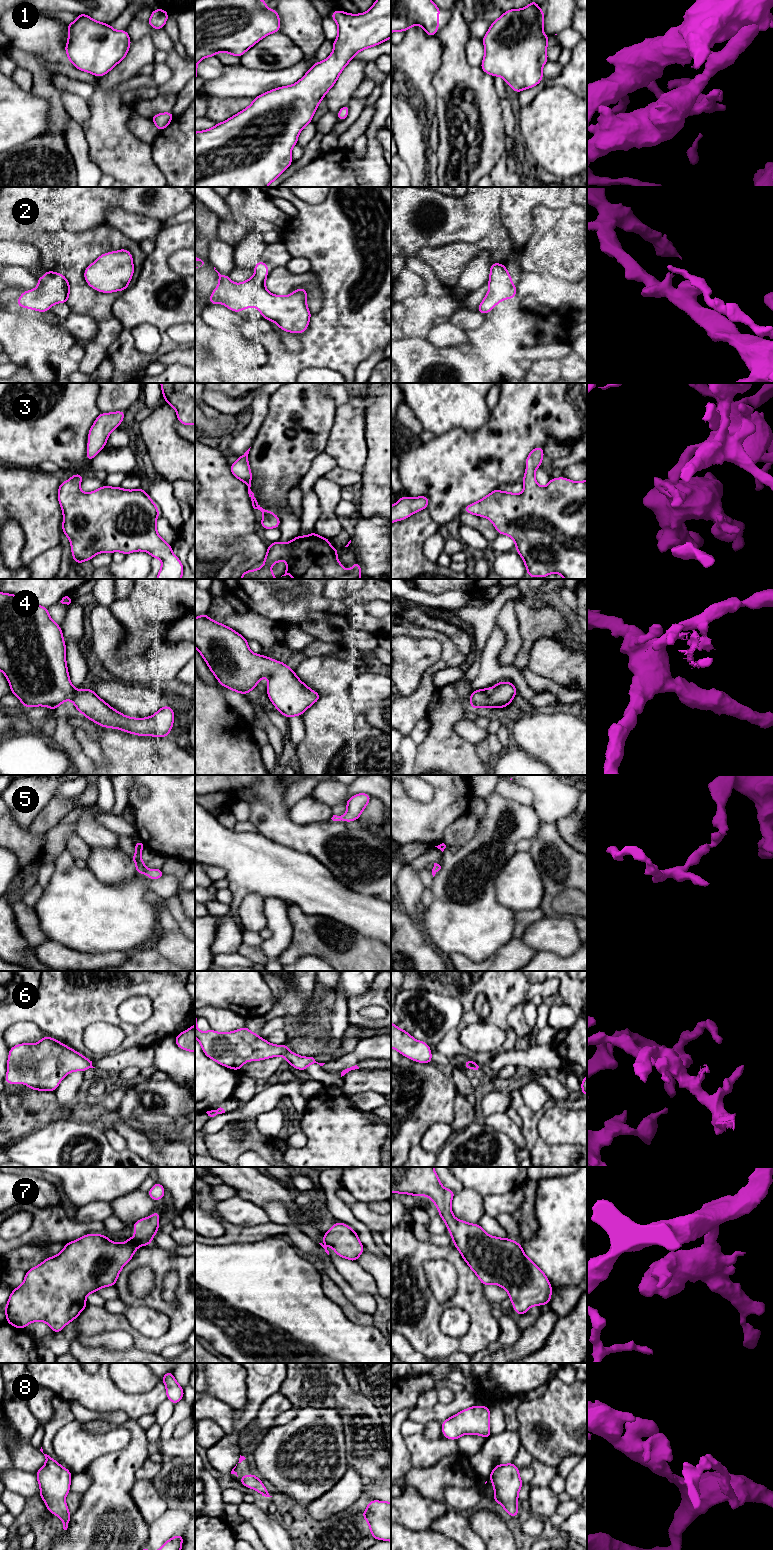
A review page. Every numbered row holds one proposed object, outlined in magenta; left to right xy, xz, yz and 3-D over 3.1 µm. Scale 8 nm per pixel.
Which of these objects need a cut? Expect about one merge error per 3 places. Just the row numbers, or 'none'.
6

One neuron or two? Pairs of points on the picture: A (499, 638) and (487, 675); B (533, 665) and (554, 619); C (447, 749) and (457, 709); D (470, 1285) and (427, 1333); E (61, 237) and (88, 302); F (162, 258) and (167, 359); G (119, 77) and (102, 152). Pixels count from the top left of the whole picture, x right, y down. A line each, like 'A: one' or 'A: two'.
A: one
B: two
C: one
D: one
E: one
F: two
G: one

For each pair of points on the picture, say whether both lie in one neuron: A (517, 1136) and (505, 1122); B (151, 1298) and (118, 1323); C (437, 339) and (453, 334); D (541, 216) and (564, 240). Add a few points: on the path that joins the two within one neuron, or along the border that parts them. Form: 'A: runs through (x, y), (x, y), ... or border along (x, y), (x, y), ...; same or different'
A: runs through (515, 1133), (507, 1125); same
B: runs through (174, 1317), (174, 1330), (161, 1343), (141, 1341); same
C: runs through (441, 335), (449, 335); same
D: runs through (547, 222), (559, 234); same

